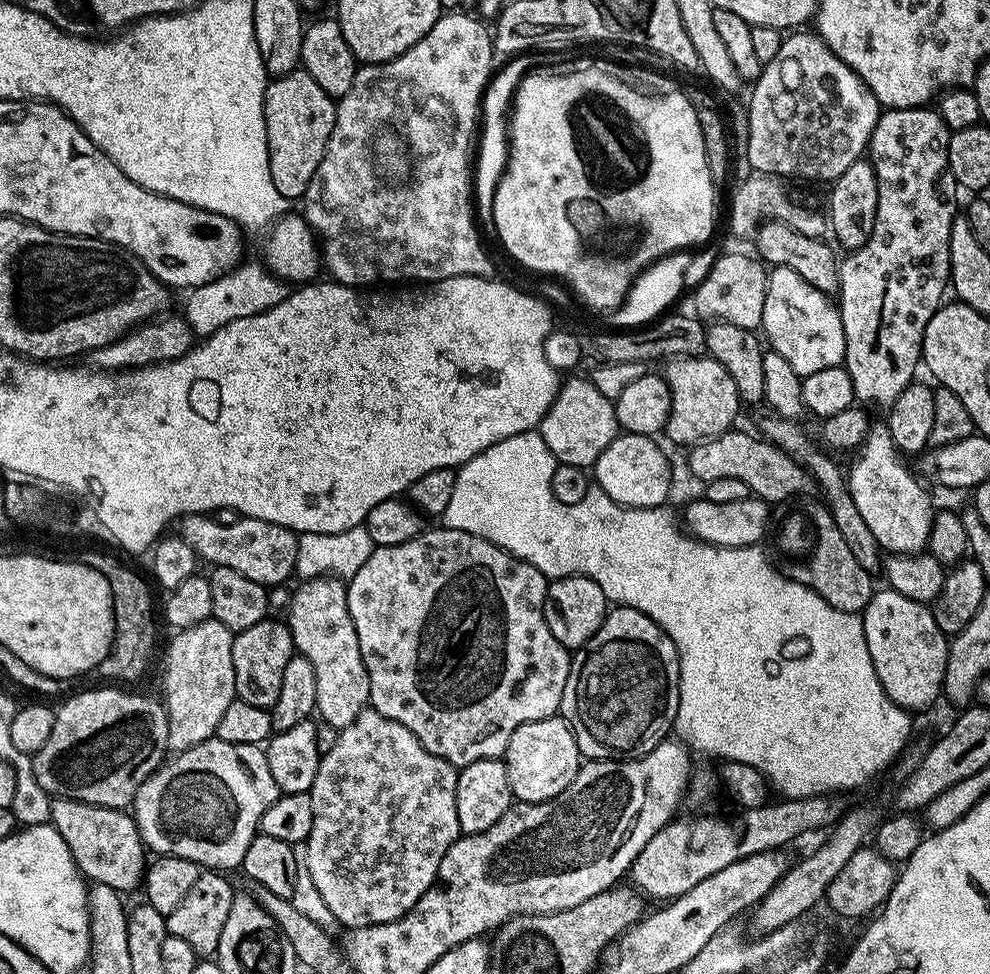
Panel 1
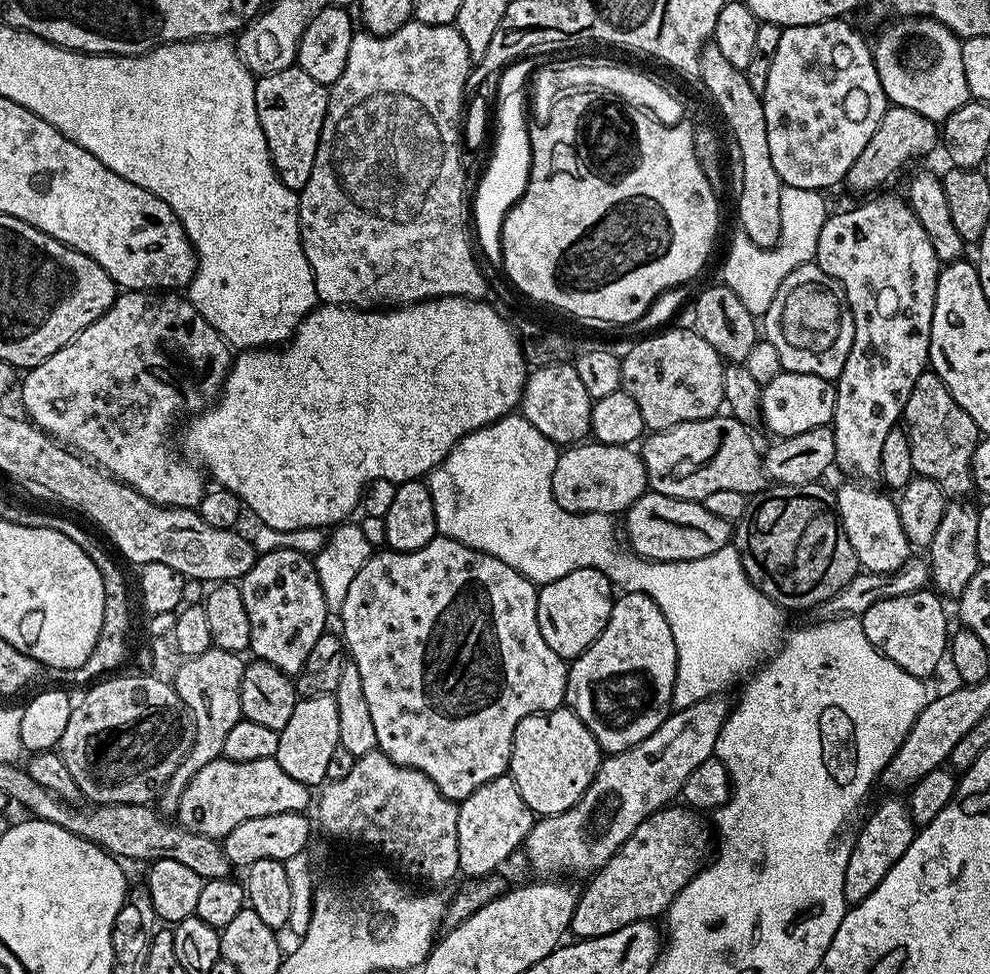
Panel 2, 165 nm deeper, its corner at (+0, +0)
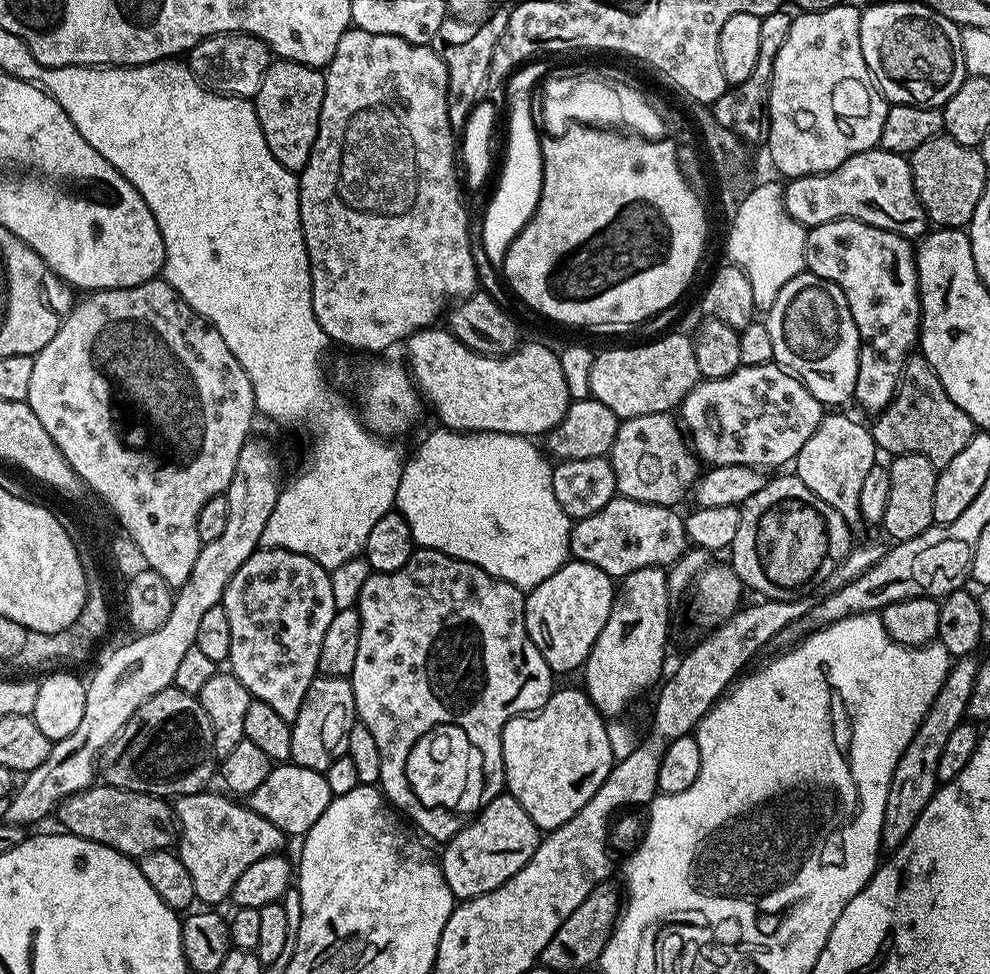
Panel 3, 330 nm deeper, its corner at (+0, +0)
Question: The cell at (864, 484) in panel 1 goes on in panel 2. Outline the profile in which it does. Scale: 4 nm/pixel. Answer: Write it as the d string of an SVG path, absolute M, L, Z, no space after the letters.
M880 196L868 198L861 208L852 208L849 212L840 212L829 215L828 220L822 226L822 234L818 234L818 246L814 263L826 274L830 274L830 278L839 280L840 285L844 287L844 293L848 299L848 308L852 311L852 321L856 329L854 330L854 338L850 346L850 354L846 358L846 366L842 370L840 379L835 381L836 401L834 402L834 418L831 422L832 433L834 434L834 446L836 447L835 467L841 468L844 472L849 472L849 477L859 478L861 481L868 482L871 476L880 471L880 455L882 454L882 446L886 443L886 434L890 434L892 428L897 427L901 423L904 415L904 407L906 406L906 398L910 398L910 390L914 390L914 382L918 382L918 378L926 371L928 364L928 351L930 350L930 326L932 325L932 311L934 310L934 302L936 301L936 287L938 286L938 274L942 267L942 261L934 254L934 246L930 242L930 234L926 234L926 230L918 222L918 218L914 214L914 210L908 205L907 199L896 196Z

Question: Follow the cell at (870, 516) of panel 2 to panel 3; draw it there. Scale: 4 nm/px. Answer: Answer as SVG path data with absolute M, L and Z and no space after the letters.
M825 415L820 421L818 430L806 438L806 446L796 455L794 461L794 475L799 478L803 484L810 486L822 502L834 506L838 514L848 525L855 525L858 520L858 505L860 503L860 491L862 482L870 470L877 467L878 449L871 431L864 428L856 420L851 420L848 416Z

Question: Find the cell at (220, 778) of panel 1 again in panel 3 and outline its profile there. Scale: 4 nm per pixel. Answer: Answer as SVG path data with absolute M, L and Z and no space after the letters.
M280 762L273 767L266 782L262 782L262 786L258 786L258 790L254 790L247 797L246 803L249 808L262 814L262 818L274 822L278 830L282 830L289 837L300 838L310 830L310 826L314 826L314 822L318 822L318 818L322 818L332 797L324 773L306 770L291 762Z

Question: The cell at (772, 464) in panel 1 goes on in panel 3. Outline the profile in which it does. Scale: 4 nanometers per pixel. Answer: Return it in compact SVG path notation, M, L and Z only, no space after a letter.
M667 412L621 420L610 459L619 495L663 508L675 505L675 500L682 499L684 491L688 487L689 491L702 475L701 461L690 447L677 417Z

